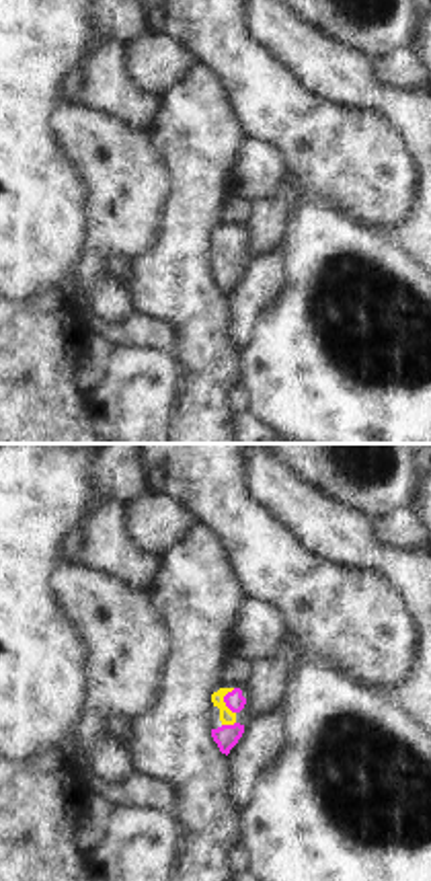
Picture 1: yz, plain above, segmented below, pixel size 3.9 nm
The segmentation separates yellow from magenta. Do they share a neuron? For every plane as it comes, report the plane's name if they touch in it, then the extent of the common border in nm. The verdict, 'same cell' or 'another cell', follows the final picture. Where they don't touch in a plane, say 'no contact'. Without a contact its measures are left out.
meets yellow in yz; contact 100 nm long

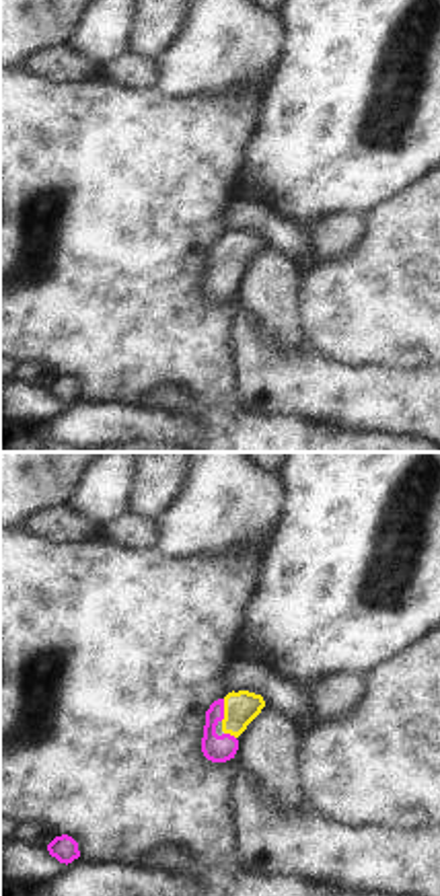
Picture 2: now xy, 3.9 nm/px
meets yellow in xy; contact 90 nm long

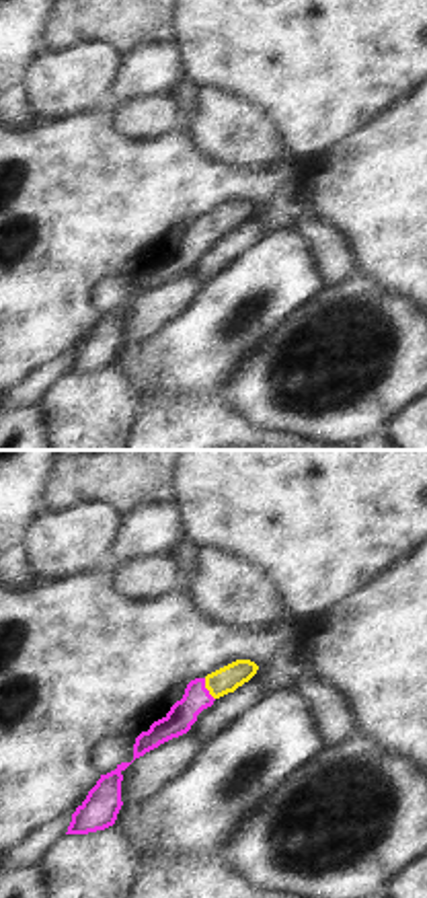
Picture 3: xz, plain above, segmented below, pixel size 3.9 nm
meets yellow in xz; contact 100 nm long

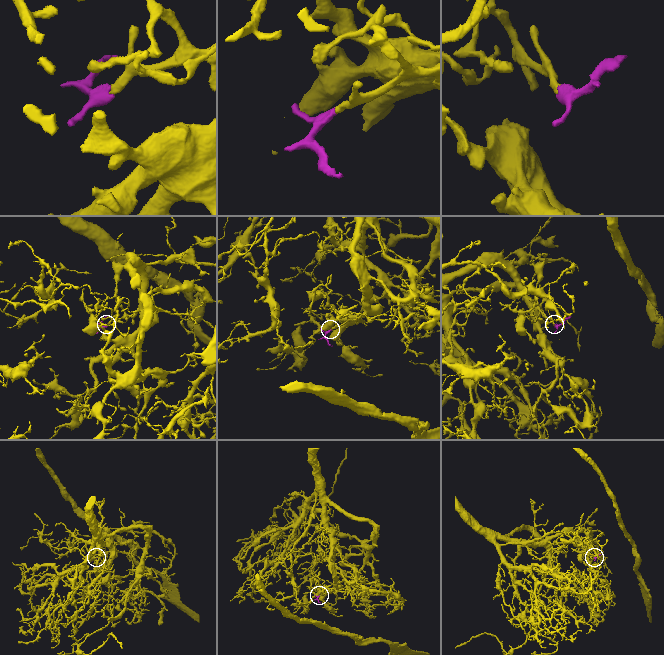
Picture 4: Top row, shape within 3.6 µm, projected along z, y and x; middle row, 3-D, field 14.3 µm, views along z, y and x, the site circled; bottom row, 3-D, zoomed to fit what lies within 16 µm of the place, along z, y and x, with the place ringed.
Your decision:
same cell

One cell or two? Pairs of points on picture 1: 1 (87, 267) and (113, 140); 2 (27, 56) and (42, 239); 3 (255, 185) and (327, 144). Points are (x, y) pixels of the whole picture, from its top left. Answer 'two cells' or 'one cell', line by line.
1: one cell
2: one cell
3: two cells

